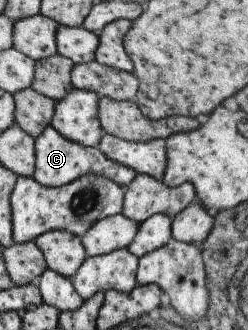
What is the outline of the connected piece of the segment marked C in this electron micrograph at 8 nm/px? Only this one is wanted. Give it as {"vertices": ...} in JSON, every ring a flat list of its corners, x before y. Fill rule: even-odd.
{"vertices":[[51,126,43,130,43,134,34,140,36,156,33,180,47,187,61,187,84,175,103,176,115,184,127,188,138,176,131,168,121,166,105,158,99,148,85,148,77,142,71,142,59,135]]}

